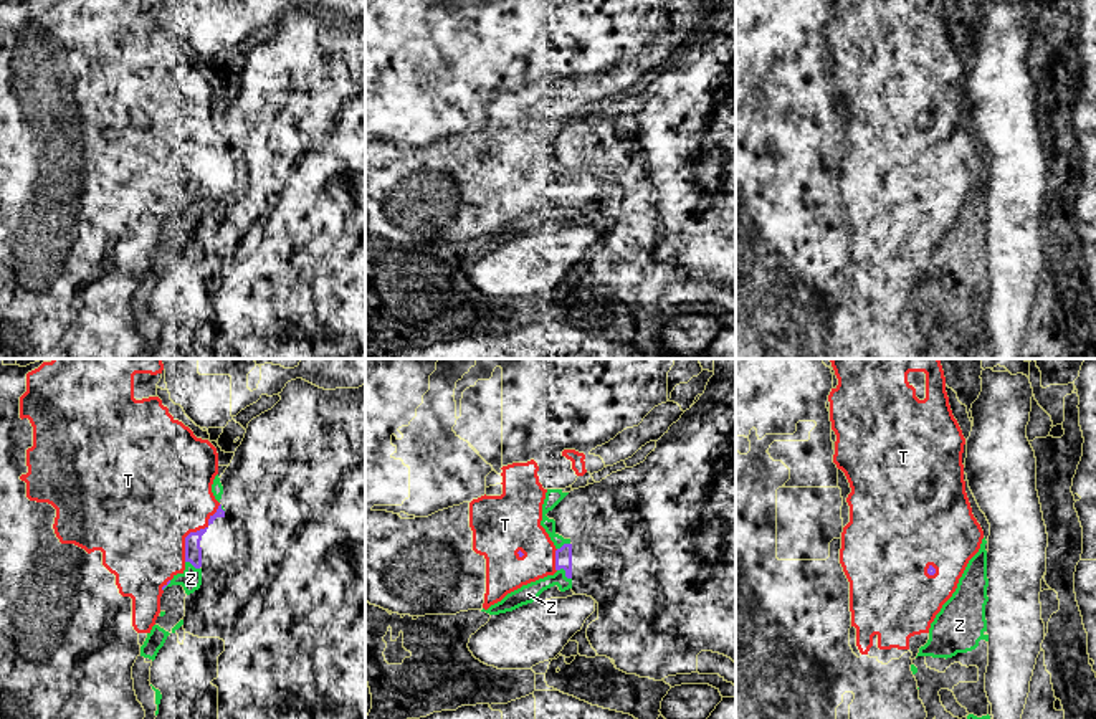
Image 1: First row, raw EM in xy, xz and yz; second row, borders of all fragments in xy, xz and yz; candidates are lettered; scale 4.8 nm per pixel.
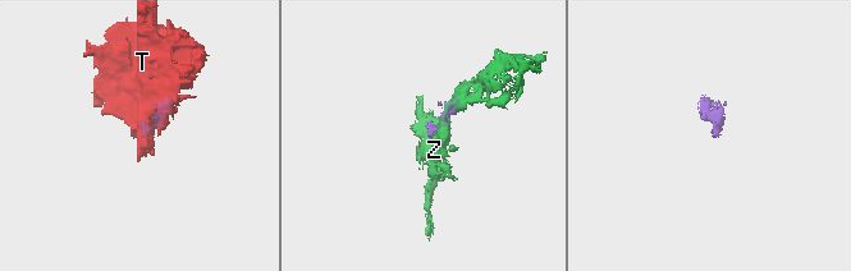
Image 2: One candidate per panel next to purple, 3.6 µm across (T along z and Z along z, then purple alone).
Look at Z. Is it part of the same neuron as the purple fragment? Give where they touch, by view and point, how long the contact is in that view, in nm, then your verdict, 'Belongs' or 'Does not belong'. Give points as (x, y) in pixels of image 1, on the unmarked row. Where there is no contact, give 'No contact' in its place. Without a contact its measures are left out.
Touches purple at xz (566, 202). Shared border 90 nm. Does not belong

